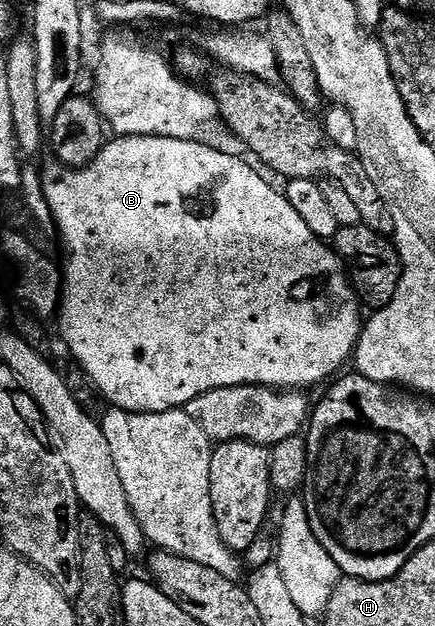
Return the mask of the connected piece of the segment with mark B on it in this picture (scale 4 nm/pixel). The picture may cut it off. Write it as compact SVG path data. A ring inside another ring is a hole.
M121 135L109 138L88 167L73 169L51 165L42 171L44 199L52 211L55 230L58 235L60 231L64 238L62 302L58 312L60 331L64 334L65 345L72 350L73 357L80 362L89 381L104 394L106 402L112 403L108 405L117 411L166 413L184 409L202 393L210 393L219 387L309 389L315 383L327 384L337 374L335 371L347 359L349 362L353 358L360 339L362 299L344 260L325 240L310 233L306 221L298 217L283 190L275 191L247 158L227 155L200 142L174 137Z

